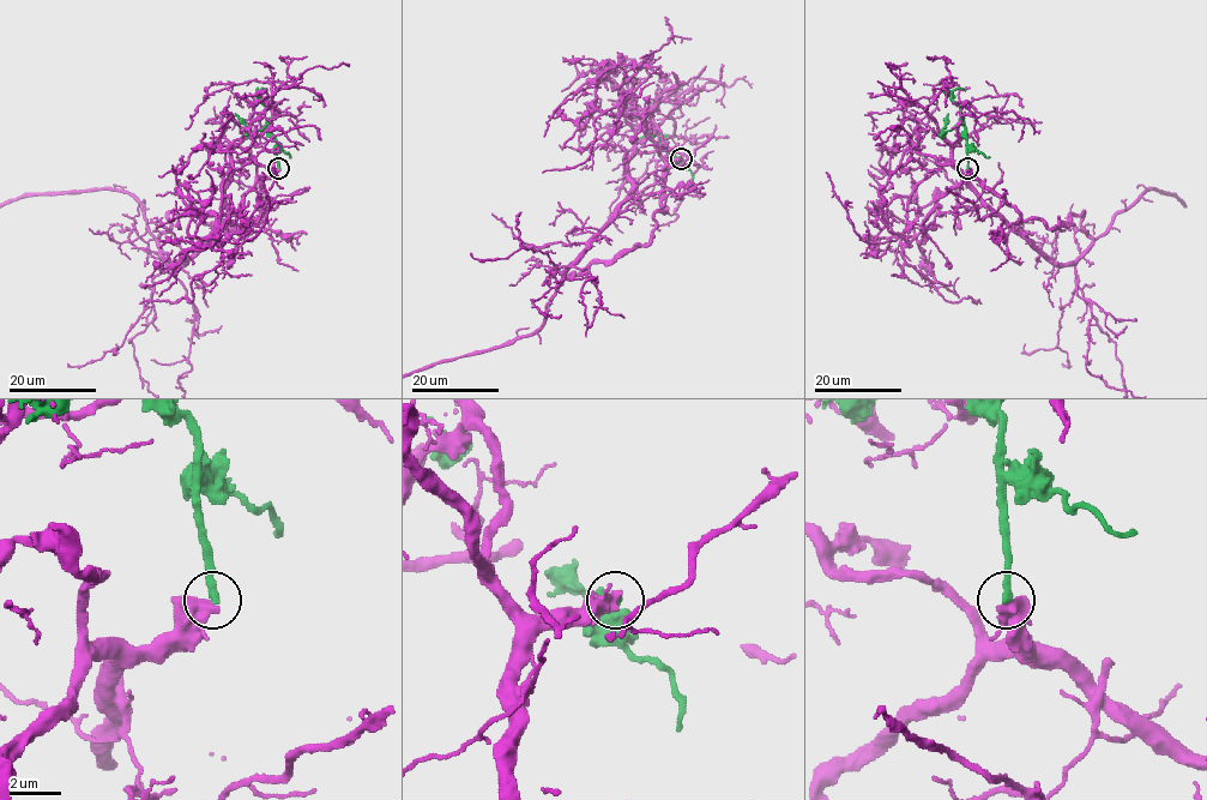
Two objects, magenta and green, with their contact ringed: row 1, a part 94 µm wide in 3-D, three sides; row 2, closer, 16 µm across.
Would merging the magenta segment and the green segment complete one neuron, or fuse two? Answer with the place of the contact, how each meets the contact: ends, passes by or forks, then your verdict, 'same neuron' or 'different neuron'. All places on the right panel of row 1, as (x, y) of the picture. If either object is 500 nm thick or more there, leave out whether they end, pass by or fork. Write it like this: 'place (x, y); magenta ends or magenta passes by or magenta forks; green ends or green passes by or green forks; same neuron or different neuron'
place (967, 168); different neuron

